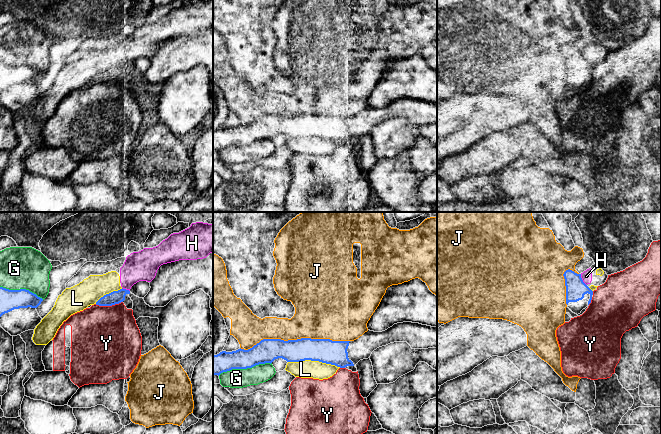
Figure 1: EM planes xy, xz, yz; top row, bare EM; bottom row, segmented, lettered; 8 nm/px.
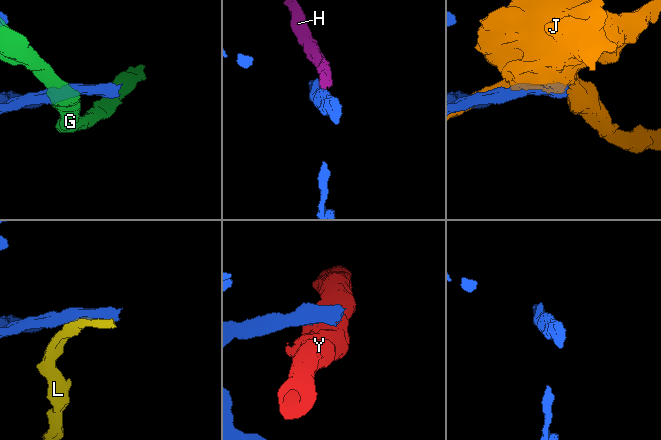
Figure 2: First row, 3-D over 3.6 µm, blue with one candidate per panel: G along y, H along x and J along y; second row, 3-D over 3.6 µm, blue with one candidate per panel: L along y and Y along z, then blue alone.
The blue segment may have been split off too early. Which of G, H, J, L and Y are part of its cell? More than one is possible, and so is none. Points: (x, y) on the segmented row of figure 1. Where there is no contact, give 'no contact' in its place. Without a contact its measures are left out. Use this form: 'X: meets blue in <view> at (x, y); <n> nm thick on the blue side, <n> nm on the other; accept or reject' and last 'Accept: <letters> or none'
G: meets blue in xz at (244, 368); 190 nm thick on the blue side, 160 nm on the other; reject
H: meets blue in yz at (582, 280); 160 nm thick on the blue side, 90 nm on the other; reject
J: meets blue in xz at (294, 340); 190 nm thick on the blue side, 340 nm on the other; reject
L: meets blue in xz at (314, 360); 190 nm thick on the blue side, 140 nm on the other; reject
Y: meets blue in xy at (108, 305); 110 nm thick on the blue side, 500 nm on the other; reject
Accept: none

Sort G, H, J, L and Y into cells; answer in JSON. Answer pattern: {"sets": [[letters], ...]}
{"sets": [["G"], ["H", "L"], ["J"], ["Y"]]}

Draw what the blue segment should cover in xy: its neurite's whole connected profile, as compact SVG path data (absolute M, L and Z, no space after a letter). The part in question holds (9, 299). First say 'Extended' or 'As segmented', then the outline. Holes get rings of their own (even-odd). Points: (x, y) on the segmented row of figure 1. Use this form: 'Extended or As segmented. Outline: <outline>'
As segmented. Outline: M0 287L0 317L14 309L37 308L42 301L42 298L29 290L9 290Z

